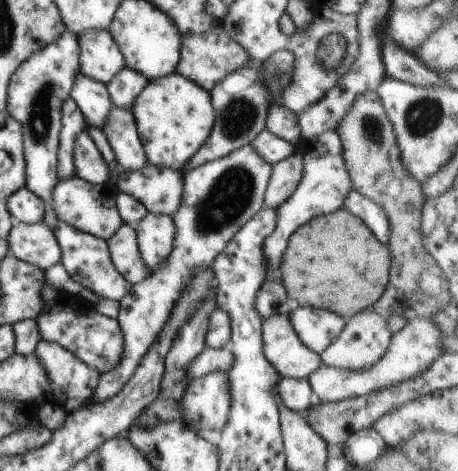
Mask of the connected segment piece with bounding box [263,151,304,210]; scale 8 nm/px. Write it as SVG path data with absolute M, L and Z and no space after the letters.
M300 151L272 165L272 176L265 190L263 208L276 210L296 192L302 180L303 166L303 155Z

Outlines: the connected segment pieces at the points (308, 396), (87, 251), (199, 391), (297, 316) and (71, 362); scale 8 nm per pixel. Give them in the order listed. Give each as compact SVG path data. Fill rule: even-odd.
M281 377L278 383L278 394L284 401L286 408L290 408L294 412L301 412L305 417L307 410L315 401L309 379L293 379Z
M58 219L56 228L53 228L53 233L61 248L62 266L74 282L82 284L84 288L91 290L96 296L119 302L132 290L133 285L116 270L110 256L107 240L96 238L91 234L84 234L84 232L80 232L74 226L70 226L60 219Z
M210 372L210 374L202 376L199 381L190 382L182 403L184 405L184 422L196 434L201 430L222 430L228 422L230 410L229 378L226 378L222 372Z
M293 308L290 312L290 324L298 338L316 354L326 350L346 326L347 320L329 309Z
M41 338L36 345L35 354L40 360L40 364L44 366L46 374L48 374L51 400L55 401L63 409L71 411L92 399L92 394L94 394L98 382L100 382L101 374L98 369L88 366L60 344L47 341L45 338Z

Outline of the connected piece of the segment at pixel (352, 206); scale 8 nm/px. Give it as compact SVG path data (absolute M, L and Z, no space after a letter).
M354 189L346 195L344 207L354 216L363 220L365 225L368 224L367 227L372 230L372 234L374 234L382 244L388 245L390 223L381 207L378 207L376 203Z

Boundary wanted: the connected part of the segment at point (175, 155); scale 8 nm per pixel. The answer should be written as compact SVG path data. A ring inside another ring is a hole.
M176 72L148 81L134 100L131 112L147 162L176 171L182 171L205 144L215 120L210 93Z

